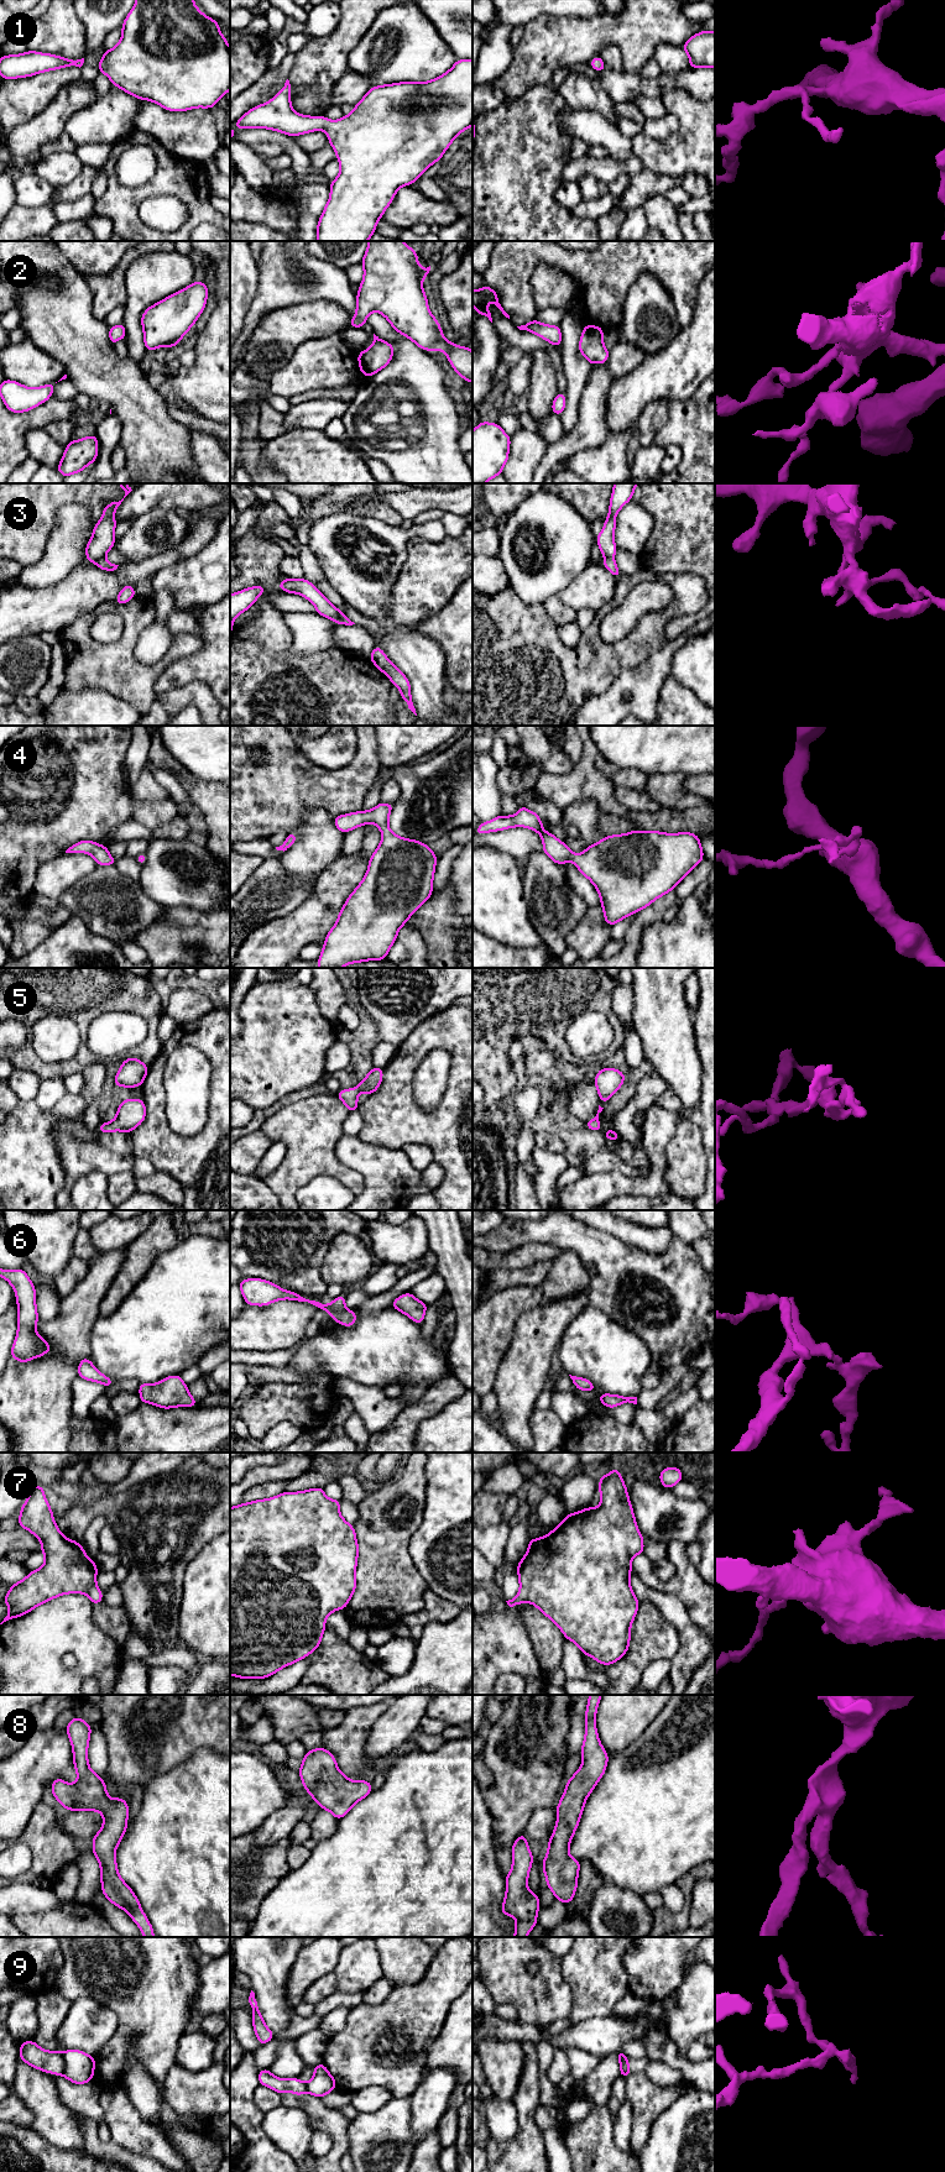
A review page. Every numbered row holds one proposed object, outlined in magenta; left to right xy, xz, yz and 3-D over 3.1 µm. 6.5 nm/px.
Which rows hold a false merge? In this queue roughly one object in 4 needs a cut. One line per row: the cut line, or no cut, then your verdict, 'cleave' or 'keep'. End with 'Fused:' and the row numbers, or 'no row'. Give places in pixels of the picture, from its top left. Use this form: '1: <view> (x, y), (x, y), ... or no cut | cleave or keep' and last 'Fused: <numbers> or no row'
1: no cut | keep
2: no cut | keep
3: xy (104, 556), (95, 563) | cleave
4: no cut | keep
5: no cut | keep
6: no cut | keep
7: no cut | keep
8: no cut | keep
9: xy (62, 2053), (64, 2063), (63, 2074) | cleave
Fused: 3, 9

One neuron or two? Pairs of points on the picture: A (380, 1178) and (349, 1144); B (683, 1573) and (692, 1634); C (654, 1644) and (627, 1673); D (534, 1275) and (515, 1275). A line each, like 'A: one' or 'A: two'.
A: one
B: two
C: one
D: one

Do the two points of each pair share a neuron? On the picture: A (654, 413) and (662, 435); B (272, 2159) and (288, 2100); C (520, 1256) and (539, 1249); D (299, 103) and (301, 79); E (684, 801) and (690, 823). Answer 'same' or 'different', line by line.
A: different
B: different
C: same
D: different
E: different

